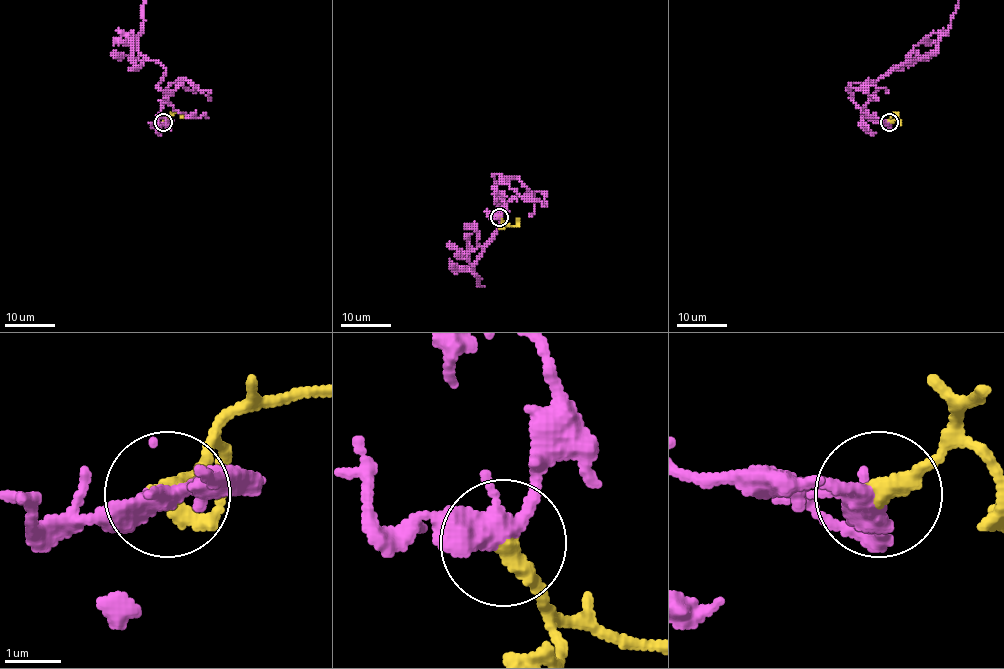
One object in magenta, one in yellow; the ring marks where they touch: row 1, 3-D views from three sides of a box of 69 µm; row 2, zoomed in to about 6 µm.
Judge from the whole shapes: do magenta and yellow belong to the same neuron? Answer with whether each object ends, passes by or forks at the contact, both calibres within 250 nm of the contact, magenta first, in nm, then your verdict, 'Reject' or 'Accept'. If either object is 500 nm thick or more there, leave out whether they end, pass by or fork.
At the ring magenta passes by. At the ring yellow ends. Thickness 360 nm (magenta) against 400 nm. Accept

